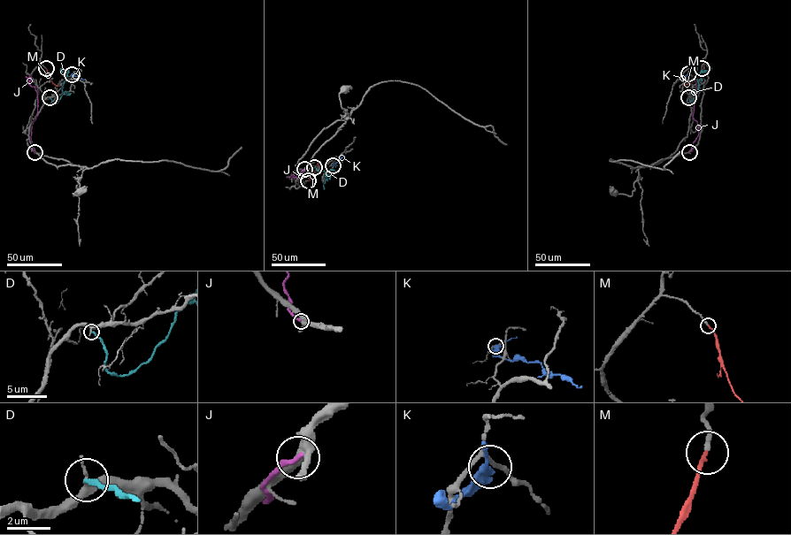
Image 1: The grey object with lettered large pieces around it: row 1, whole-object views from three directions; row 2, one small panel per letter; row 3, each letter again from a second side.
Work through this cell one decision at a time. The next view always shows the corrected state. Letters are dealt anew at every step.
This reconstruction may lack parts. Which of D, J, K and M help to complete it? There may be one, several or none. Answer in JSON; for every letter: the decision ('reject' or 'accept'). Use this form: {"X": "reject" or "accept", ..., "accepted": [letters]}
{"D": "reject", "J": "reject", "K": "reject", "M": "accept", "accepted": ["M"]}

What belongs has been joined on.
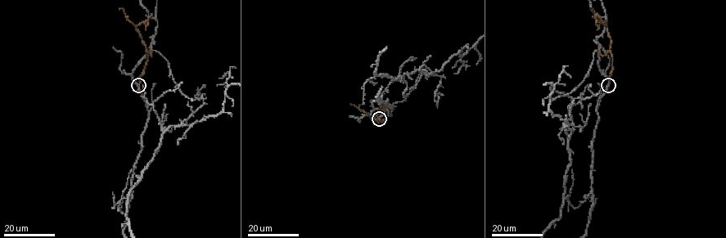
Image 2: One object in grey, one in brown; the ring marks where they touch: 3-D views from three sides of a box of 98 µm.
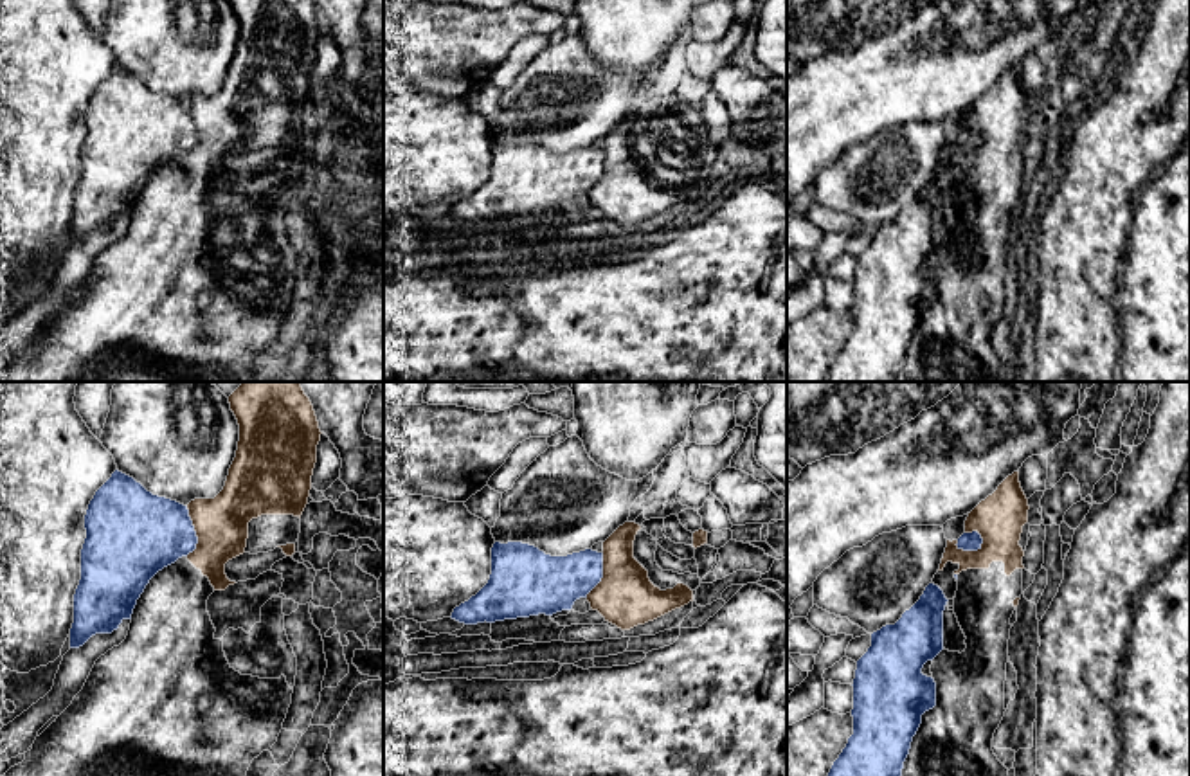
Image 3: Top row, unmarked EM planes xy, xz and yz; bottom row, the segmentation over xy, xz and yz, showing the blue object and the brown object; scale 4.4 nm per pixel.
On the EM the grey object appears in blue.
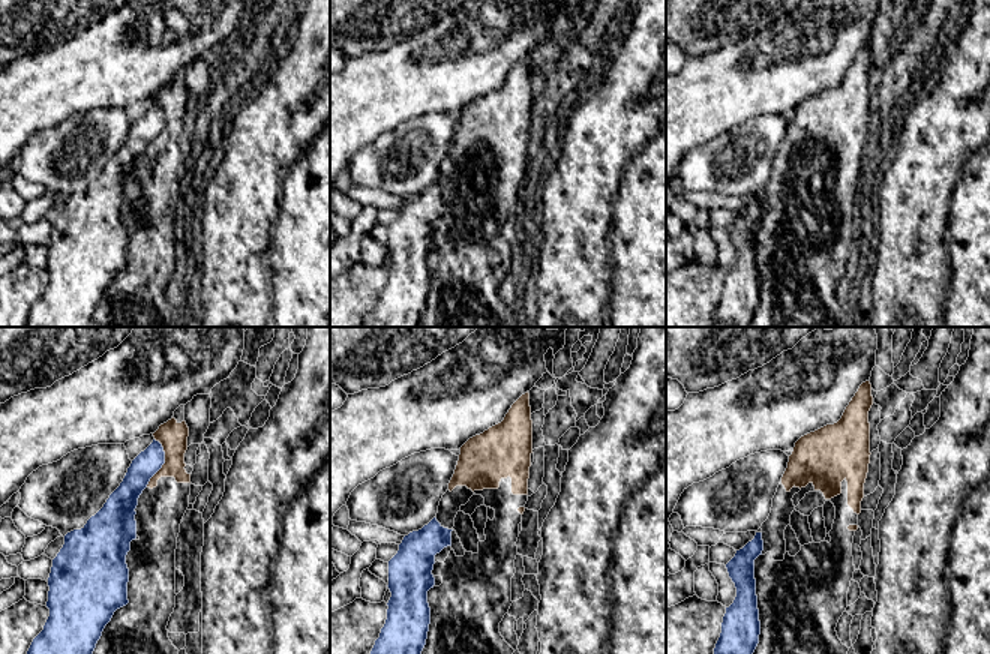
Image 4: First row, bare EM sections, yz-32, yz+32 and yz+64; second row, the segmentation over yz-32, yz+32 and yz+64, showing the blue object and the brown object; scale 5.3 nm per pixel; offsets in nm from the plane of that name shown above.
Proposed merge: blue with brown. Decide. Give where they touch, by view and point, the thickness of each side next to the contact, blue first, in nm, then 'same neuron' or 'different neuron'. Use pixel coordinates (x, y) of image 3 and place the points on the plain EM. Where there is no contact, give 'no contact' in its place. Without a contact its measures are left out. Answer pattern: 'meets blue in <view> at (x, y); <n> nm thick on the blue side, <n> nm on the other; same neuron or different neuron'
meets blue in yz at (971, 146); 80 nm thick on the blue side, 220 nm on the other; different neuron

